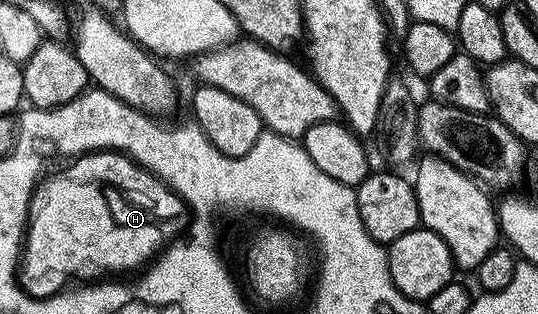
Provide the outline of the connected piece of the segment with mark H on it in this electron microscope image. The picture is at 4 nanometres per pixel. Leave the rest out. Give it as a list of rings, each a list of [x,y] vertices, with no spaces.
[[[96,150],[89,154],[78,155],[72,166],[64,168],[60,174],[55,174],[47,183],[36,189],[31,196],[31,209],[27,212],[27,228],[25,241],[21,247],[21,269],[17,274],[17,281],[29,298],[51,298],[60,293],[68,285],[70,278],[75,280],[103,280],[108,277],[110,270],[135,270],[146,267],[180,233],[179,217],[185,214],[185,203],[178,194],[173,193],[166,184],[155,174],[149,173],[145,167],[138,166],[132,158],[113,150]]]

